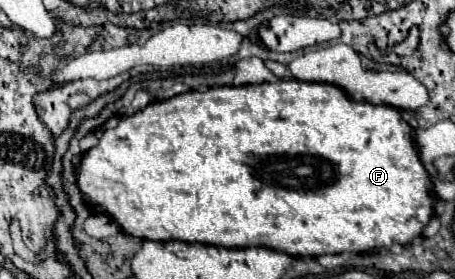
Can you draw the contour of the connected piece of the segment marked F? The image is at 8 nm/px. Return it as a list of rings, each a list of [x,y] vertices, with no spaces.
[[[277,80],[277,82],[263,82],[263,84],[247,84],[247,86],[213,86],[205,92],[197,92],[197,90],[189,90],[183,94],[177,94],[173,98],[161,100],[161,102],[151,102],[149,106],[145,106],[143,110],[125,116],[119,120],[119,124],[115,128],[107,128],[103,132],[103,136],[99,138],[99,144],[93,146],[91,150],[87,150],[81,158],[79,170],[77,170],[77,186],[81,190],[81,194],[93,204],[103,208],[111,220],[115,224],[121,226],[121,232],[141,238],[141,240],[157,240],[157,242],[165,242],[165,240],[183,240],[183,242],[201,242],[201,244],[211,244],[211,246],[223,246],[223,248],[249,248],[249,246],[265,246],[265,248],[273,248],[277,252],[289,254],[289,256],[321,256],[321,254],[339,254],[339,252],[367,252],[367,250],[383,250],[389,248],[393,242],[399,244],[409,244],[413,238],[417,238],[421,234],[421,230],[429,224],[431,216],[433,216],[433,196],[431,196],[431,182],[429,182],[429,174],[415,150],[413,144],[413,128],[401,118],[401,112],[391,108],[391,106],[375,106],[369,102],[355,102],[355,100],[347,100],[347,96],[341,92],[341,88],[333,86],[333,84],[307,84],[301,80]]]

